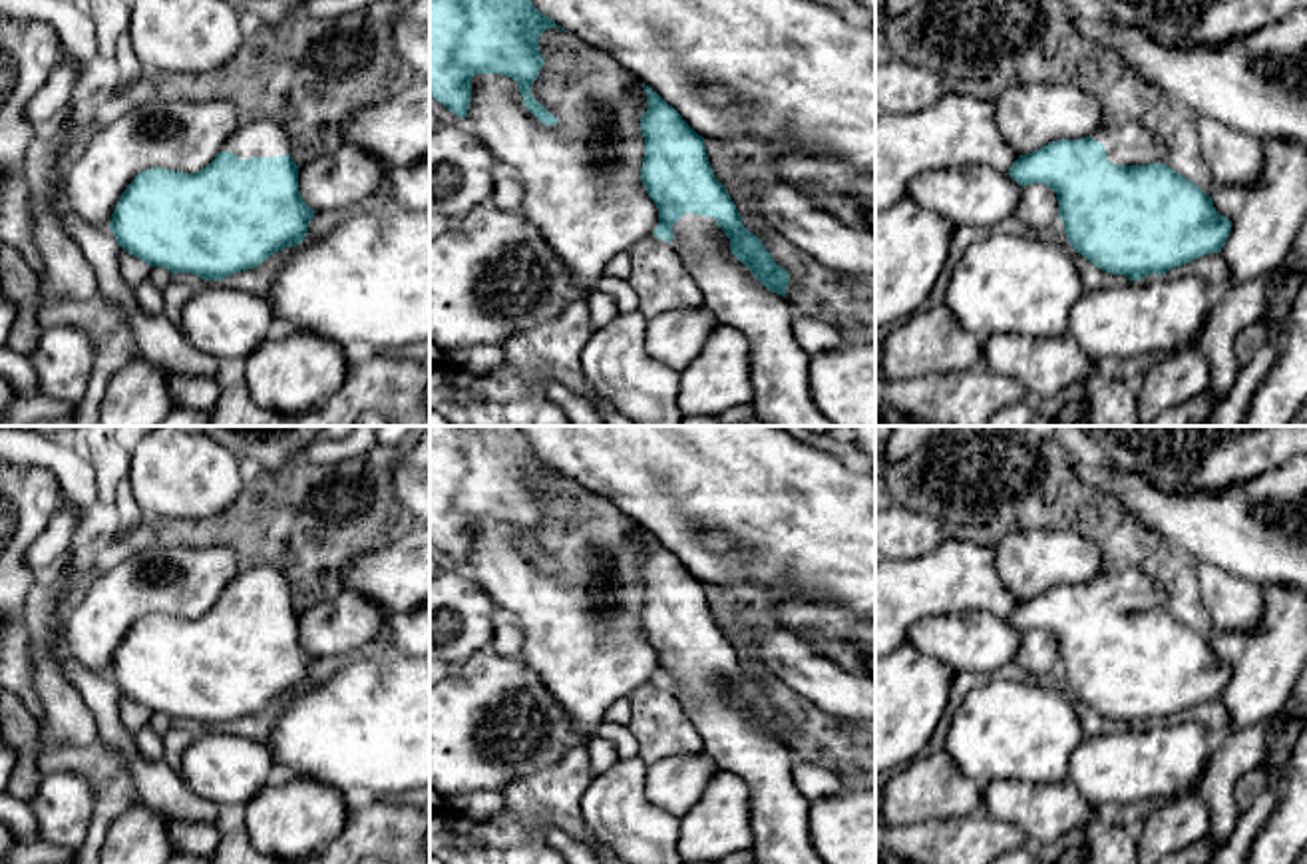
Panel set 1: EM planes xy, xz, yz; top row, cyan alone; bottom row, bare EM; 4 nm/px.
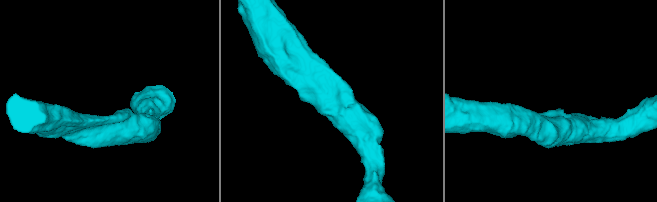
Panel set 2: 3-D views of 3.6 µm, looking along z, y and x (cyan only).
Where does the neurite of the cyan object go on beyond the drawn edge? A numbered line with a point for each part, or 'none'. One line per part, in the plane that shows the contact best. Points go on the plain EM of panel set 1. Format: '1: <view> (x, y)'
1: xz (778, 813)

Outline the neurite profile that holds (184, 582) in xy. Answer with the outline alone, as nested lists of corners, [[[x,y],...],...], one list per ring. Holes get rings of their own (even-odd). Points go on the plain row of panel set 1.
[[[153,543],[135,549],[131,557],[95,577],[70,611],[62,641],[66,653],[82,667],[109,673],[111,659],[137,619],[153,613],[195,619],[207,613],[225,585],[241,573],[231,547],[171,547]]]

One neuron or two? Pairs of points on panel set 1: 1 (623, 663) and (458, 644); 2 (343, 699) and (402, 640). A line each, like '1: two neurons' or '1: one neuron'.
1: two neurons
2: two neurons

